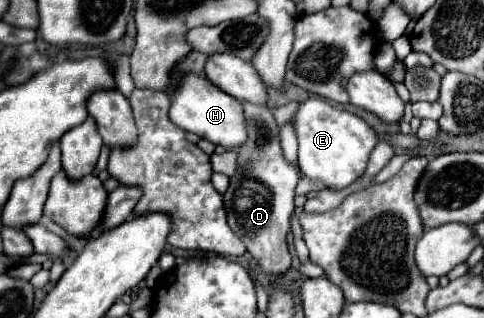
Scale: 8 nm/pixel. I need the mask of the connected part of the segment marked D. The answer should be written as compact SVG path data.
M243 102L247 140L237 152L237 172L229 178L229 188L225 196L225 210L231 230L243 240L247 252L259 262L261 270L277 278L285 274L291 264L291 254L287 250L289 216L295 210L295 188L301 172L295 164L287 162L279 144L279 126L273 116L273 108L267 104Z

